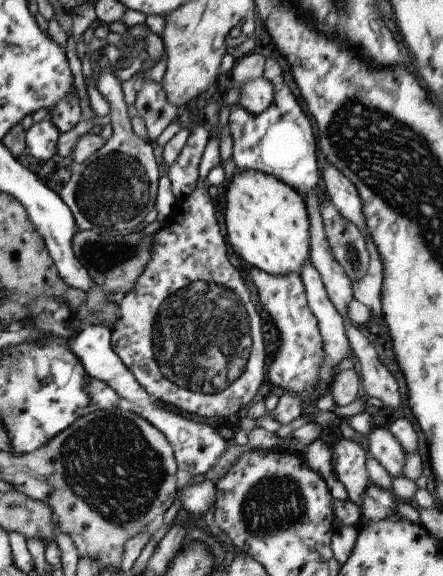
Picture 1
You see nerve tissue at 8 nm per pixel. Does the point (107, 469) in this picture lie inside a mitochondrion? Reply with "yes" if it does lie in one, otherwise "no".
yes

